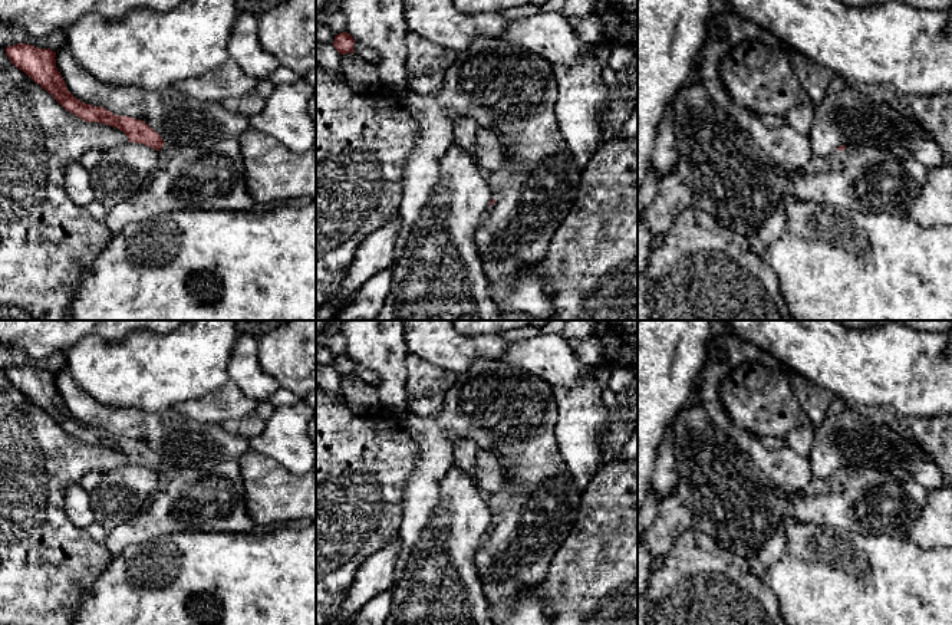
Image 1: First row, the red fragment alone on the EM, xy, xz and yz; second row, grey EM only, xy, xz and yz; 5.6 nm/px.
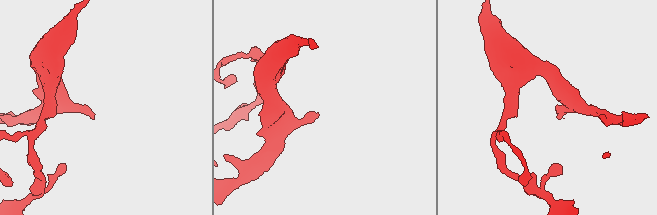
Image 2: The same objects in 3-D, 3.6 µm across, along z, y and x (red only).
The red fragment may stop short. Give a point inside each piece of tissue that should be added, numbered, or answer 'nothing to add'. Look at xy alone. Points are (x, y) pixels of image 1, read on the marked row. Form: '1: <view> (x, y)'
1: xy (213, 178)

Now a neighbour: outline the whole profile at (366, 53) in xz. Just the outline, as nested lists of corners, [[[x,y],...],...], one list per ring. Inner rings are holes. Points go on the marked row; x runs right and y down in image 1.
[[[355,42],[353,50],[359,57],[366,60],[368,63],[373,63],[373,65],[379,63],[379,53],[373,49]]]

